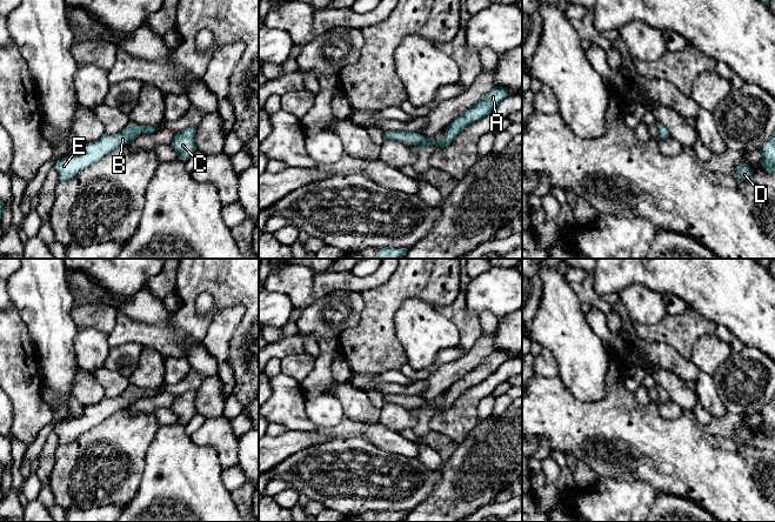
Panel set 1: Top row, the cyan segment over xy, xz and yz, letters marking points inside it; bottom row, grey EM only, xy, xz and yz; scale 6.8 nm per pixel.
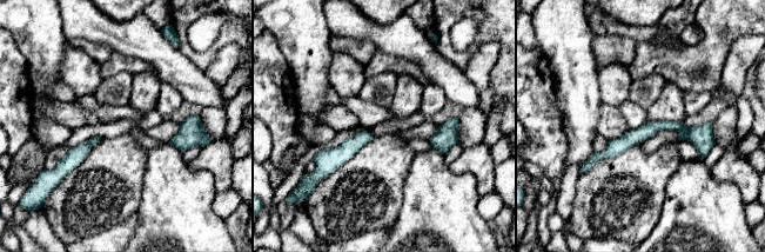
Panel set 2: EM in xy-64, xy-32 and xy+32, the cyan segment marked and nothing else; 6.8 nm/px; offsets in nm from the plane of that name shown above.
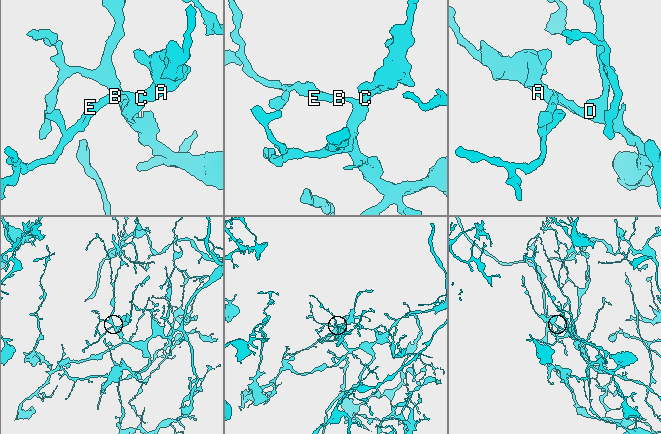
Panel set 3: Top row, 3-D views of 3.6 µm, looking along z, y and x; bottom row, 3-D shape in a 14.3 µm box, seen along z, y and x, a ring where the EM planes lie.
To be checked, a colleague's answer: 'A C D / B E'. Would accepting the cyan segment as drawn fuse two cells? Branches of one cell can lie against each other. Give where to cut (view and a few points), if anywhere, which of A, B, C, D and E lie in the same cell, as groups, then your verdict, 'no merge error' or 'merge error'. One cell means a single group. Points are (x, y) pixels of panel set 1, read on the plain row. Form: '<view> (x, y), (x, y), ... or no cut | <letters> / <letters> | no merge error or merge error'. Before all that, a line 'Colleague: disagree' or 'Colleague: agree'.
Colleague: disagree
no cut | A B C D E | no merge error

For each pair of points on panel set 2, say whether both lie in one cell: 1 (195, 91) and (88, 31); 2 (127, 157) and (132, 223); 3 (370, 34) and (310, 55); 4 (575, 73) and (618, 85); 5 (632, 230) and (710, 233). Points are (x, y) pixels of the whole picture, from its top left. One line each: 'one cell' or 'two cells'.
1: one cell
2: two cells
3: two cells
4: two cells
5: two cells

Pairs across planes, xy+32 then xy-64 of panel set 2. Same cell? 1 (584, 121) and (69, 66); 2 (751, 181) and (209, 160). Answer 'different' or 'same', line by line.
1: different
2: same

